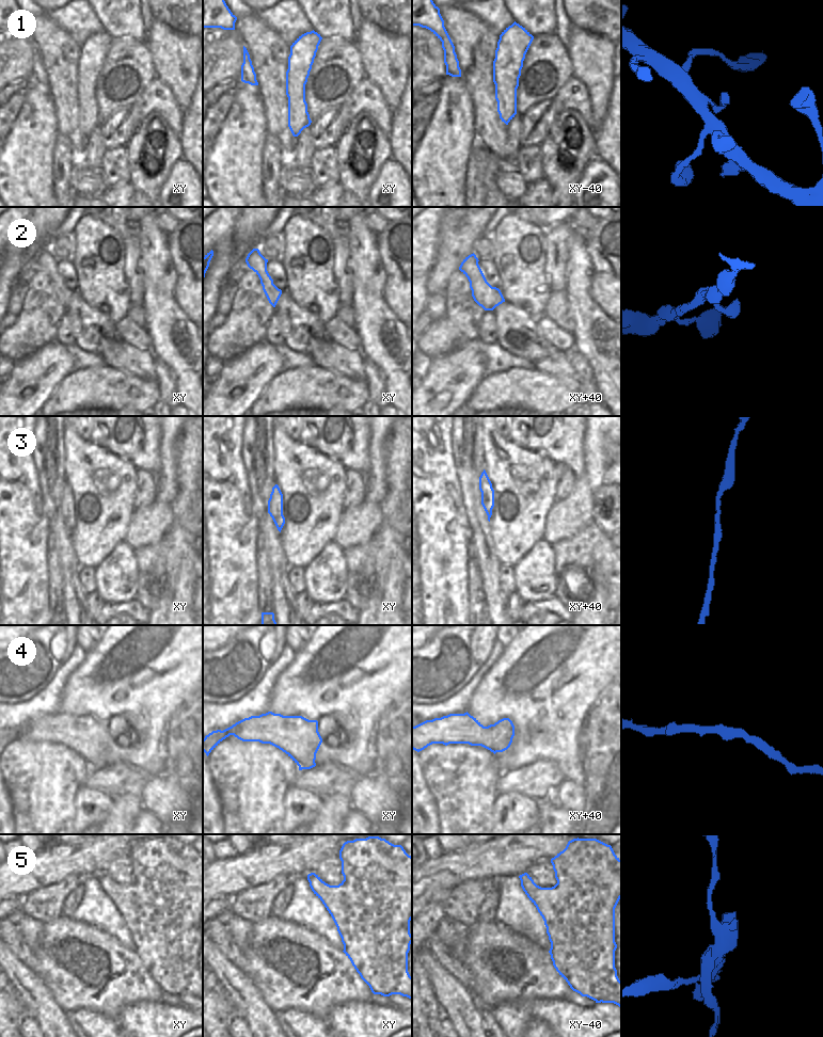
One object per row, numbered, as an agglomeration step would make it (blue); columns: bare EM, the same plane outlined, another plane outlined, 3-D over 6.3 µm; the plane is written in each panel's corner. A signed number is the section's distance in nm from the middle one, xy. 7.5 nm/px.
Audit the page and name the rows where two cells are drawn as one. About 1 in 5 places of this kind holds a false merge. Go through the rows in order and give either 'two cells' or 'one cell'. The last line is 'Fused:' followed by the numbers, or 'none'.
1: one cell
2: one cell
3: one cell
4: one cell
5: two cells
Fused: 5

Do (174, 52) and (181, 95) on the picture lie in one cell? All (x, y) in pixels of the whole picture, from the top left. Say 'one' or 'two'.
one

